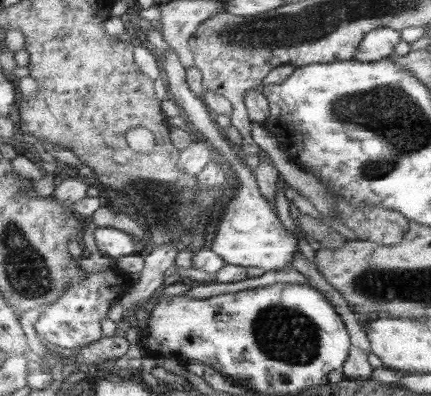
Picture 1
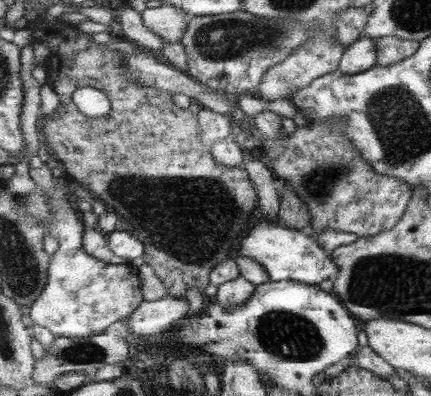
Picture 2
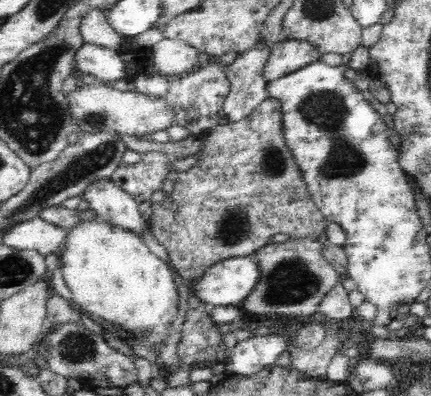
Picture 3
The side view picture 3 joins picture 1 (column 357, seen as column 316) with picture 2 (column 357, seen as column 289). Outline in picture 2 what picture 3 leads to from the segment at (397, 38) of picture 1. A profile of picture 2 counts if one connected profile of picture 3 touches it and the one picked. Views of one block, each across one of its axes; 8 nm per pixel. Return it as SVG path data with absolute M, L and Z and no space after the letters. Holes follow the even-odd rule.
M361 38L349 50L345 52L345 58L341 60L339 72L343 74L365 74L371 72L377 66L377 52L375 52L375 40L373 38Z

